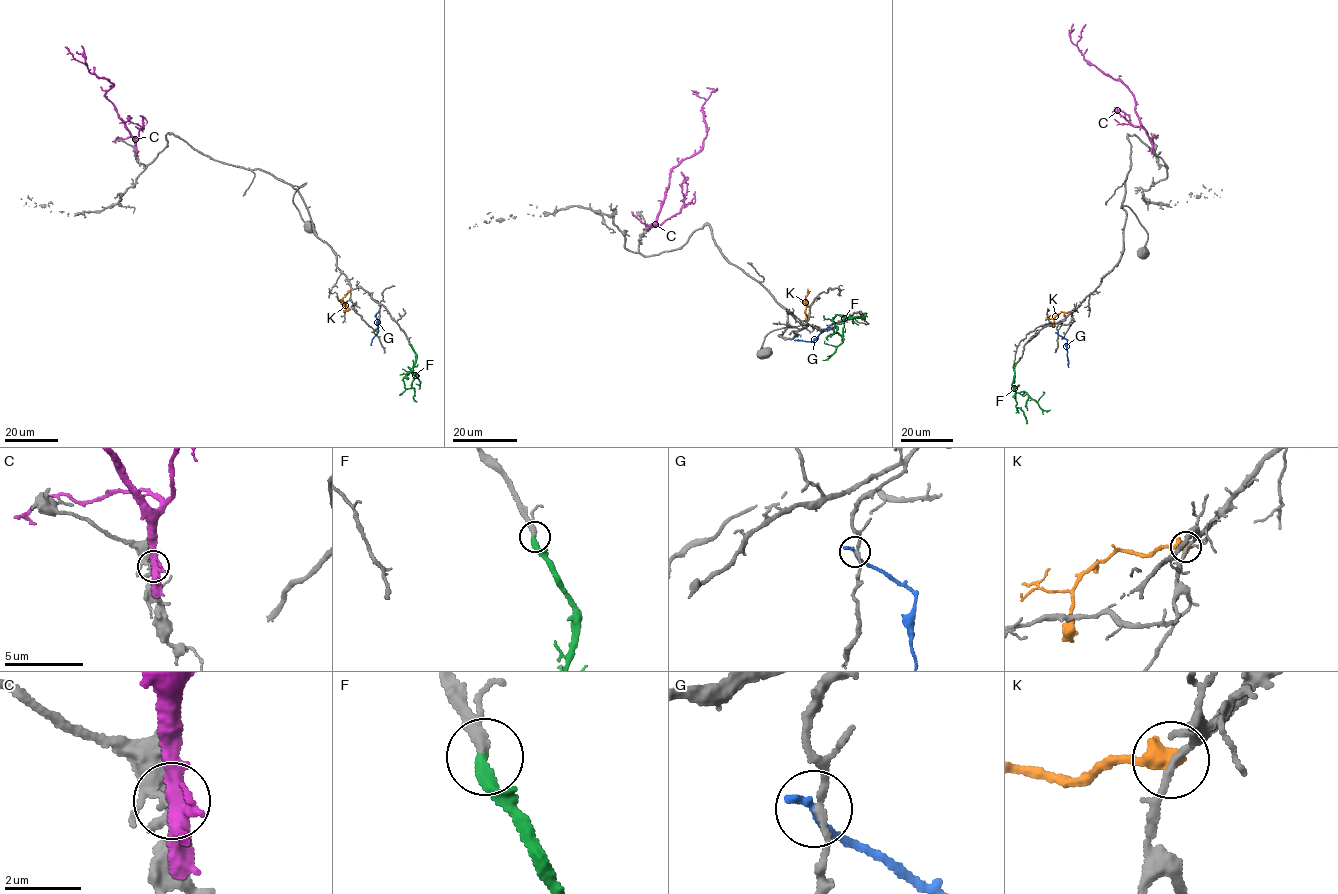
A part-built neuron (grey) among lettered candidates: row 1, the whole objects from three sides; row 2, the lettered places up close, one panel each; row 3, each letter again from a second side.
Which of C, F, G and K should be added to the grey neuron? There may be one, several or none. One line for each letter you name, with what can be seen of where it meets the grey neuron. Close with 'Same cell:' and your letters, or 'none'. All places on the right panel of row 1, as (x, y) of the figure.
F: Touches grey at (1017, 362)
Same cell: F

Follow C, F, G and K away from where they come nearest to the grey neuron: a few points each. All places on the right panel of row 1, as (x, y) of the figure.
C: (1152, 149), (1152, 142), (1135, 110), (1135, 99), (1125, 85), (1084, 60), (1077, 44), (1085, 24)
F: (1017, 362), (1012, 386), (1016, 407), (1023, 411), (1027, 423)
G: (1057, 333), (1067, 341), (1069, 367)
K: (1072, 311), (1061, 312), (1054, 321), (1054, 326), (1053, 324)

